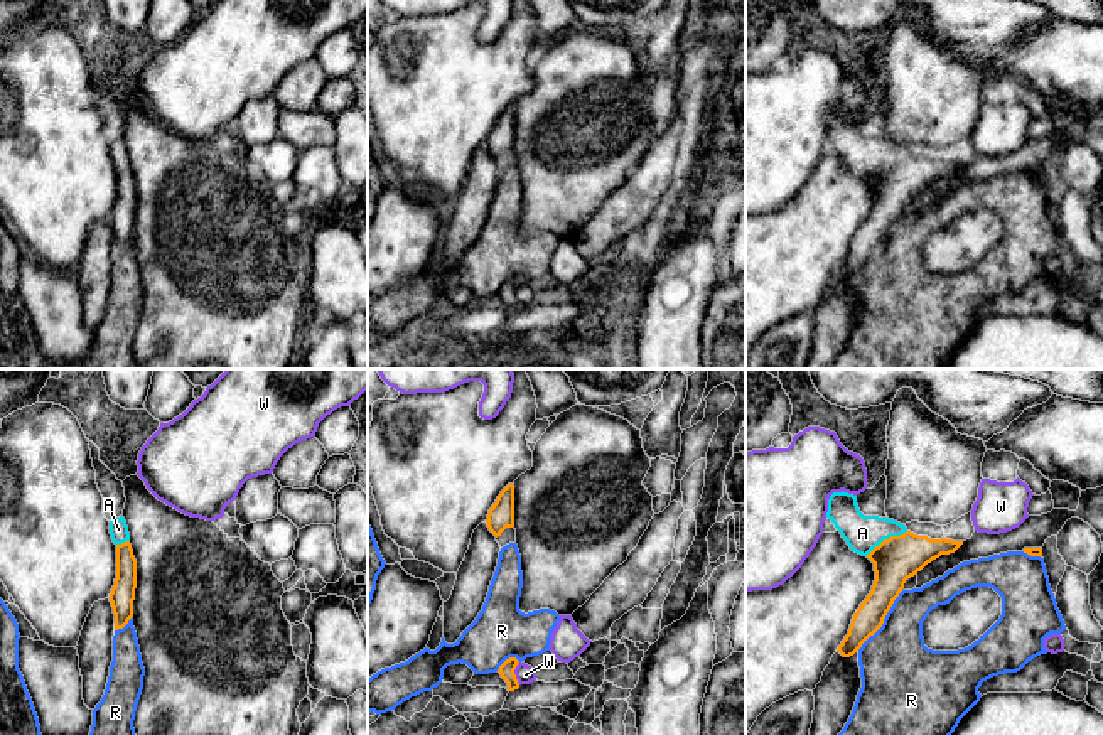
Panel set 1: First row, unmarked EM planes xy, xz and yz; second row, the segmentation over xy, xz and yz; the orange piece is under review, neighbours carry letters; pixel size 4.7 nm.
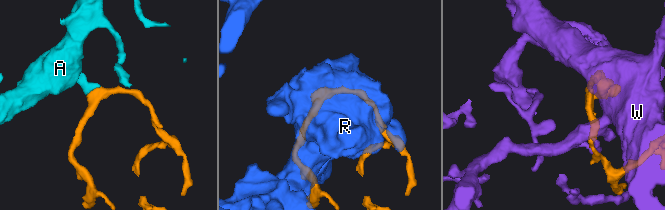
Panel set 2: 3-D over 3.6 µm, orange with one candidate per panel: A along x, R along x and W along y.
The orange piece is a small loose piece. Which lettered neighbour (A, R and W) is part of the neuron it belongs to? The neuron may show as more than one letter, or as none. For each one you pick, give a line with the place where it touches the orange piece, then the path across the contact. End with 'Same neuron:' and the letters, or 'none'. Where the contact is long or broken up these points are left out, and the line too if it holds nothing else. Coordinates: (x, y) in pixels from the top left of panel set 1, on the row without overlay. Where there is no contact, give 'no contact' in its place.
A: yz (886, 162) | across yz (898, 181), (886, 162), (862, 155)
Same neuron: A

